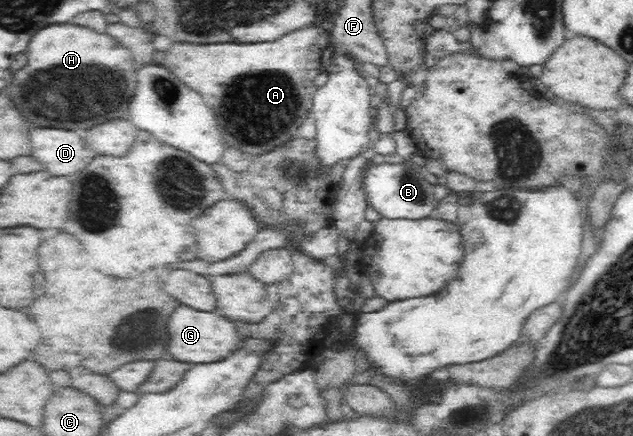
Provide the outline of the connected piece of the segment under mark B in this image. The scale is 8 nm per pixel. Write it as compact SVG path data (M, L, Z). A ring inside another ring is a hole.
M397 157L386 158L383 163L368 163L363 172L362 189L368 205L371 205L386 219L411 219L430 217L438 203L435 200L435 186L425 179L419 166L412 162L401 162Z

